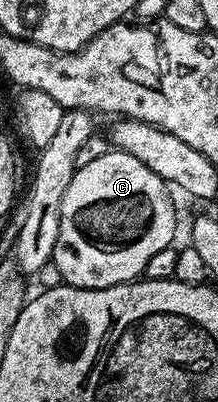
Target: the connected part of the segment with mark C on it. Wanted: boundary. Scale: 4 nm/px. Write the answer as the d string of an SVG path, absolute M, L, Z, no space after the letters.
M111 149L103 157L91 161L91 165L83 165L73 172L71 185L67 185L67 193L63 193L63 205L61 206L61 216L59 217L59 241L55 241L53 258L51 262L58 266L62 280L70 287L88 287L89 290L103 289L104 287L114 287L120 283L131 283L140 280L147 269L147 261L159 253L159 249L167 249L174 246L173 234L177 231L177 215L173 212L173 203L169 200L170 188L164 179L161 179L139 157L131 157L131 153Z

